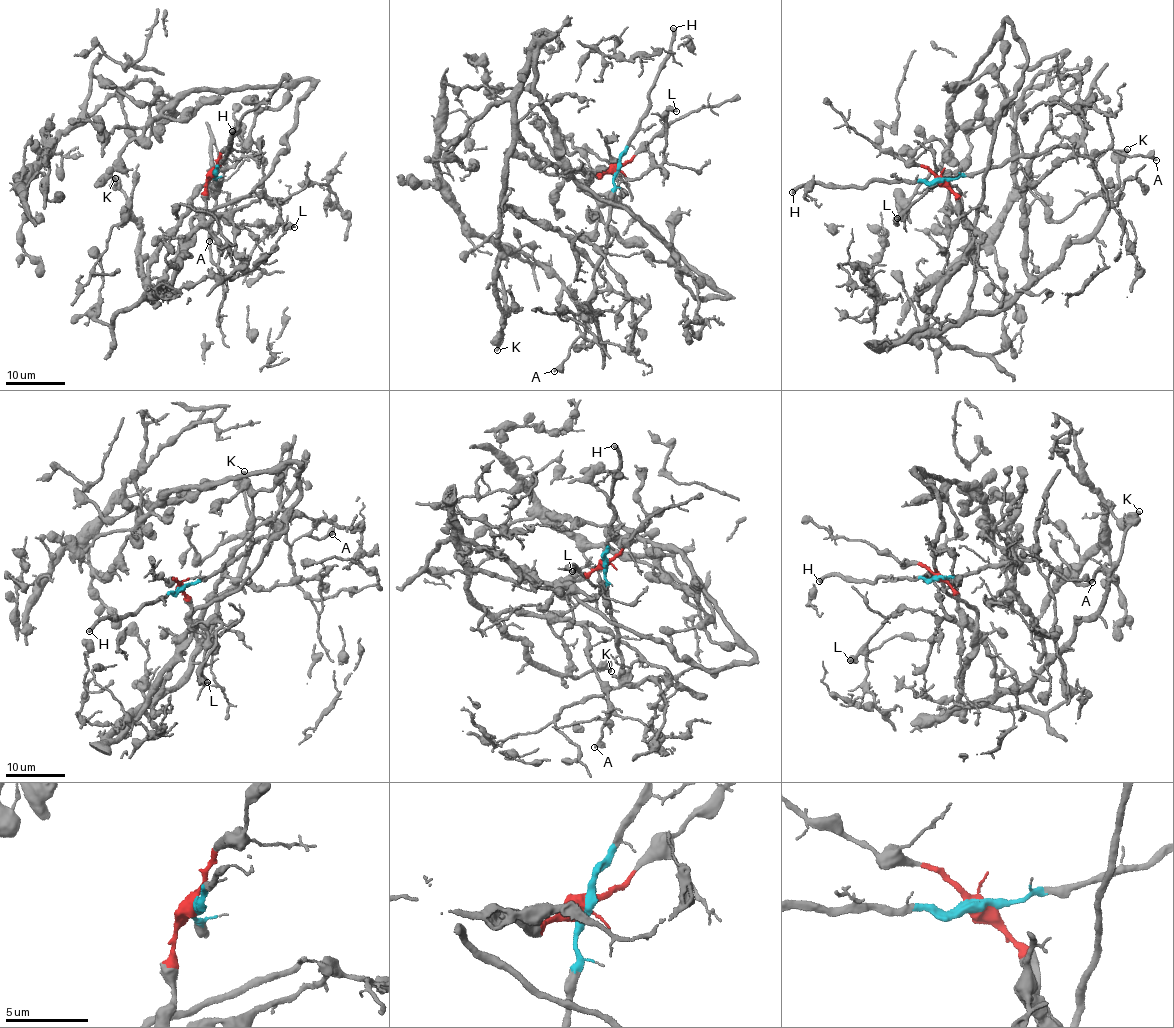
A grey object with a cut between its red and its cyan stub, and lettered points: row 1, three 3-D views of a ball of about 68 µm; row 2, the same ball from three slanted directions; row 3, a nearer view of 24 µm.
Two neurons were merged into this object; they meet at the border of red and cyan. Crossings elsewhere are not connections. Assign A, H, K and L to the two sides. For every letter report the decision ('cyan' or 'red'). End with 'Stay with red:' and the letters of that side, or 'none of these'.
A: cyan
H: cyan
K: red
L: red
Stay with red: K, L

